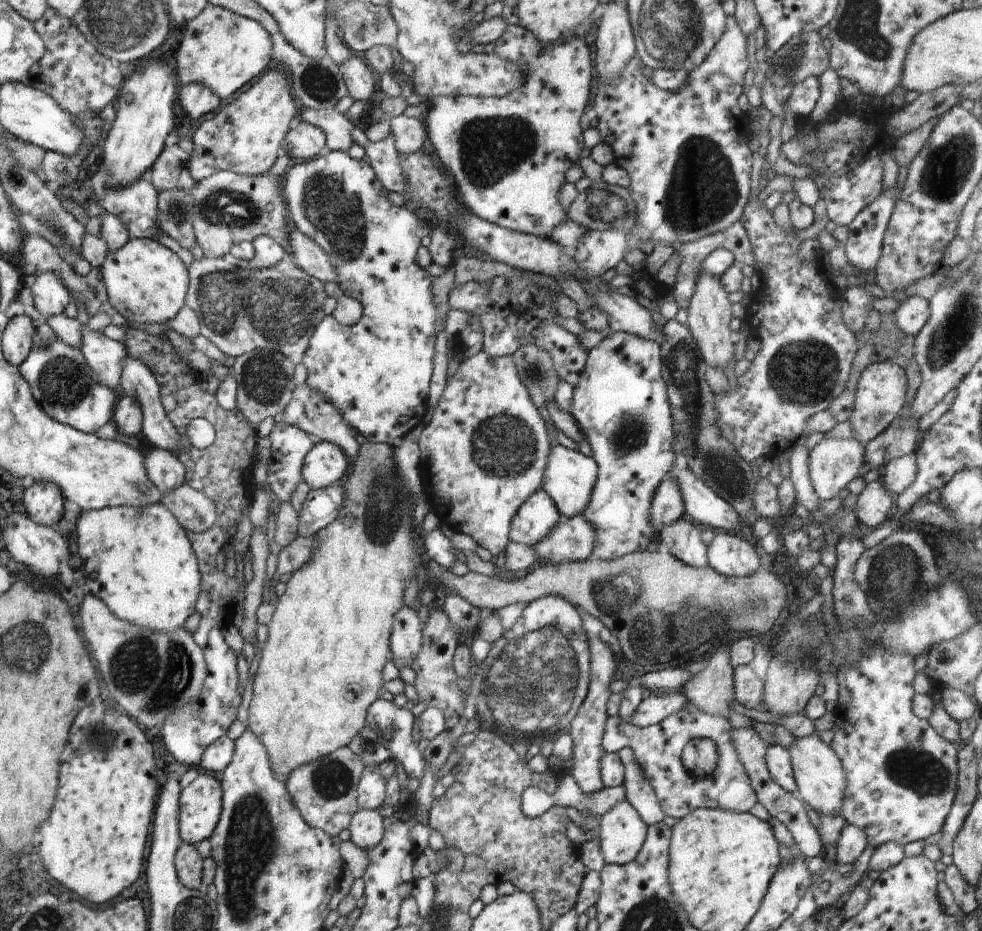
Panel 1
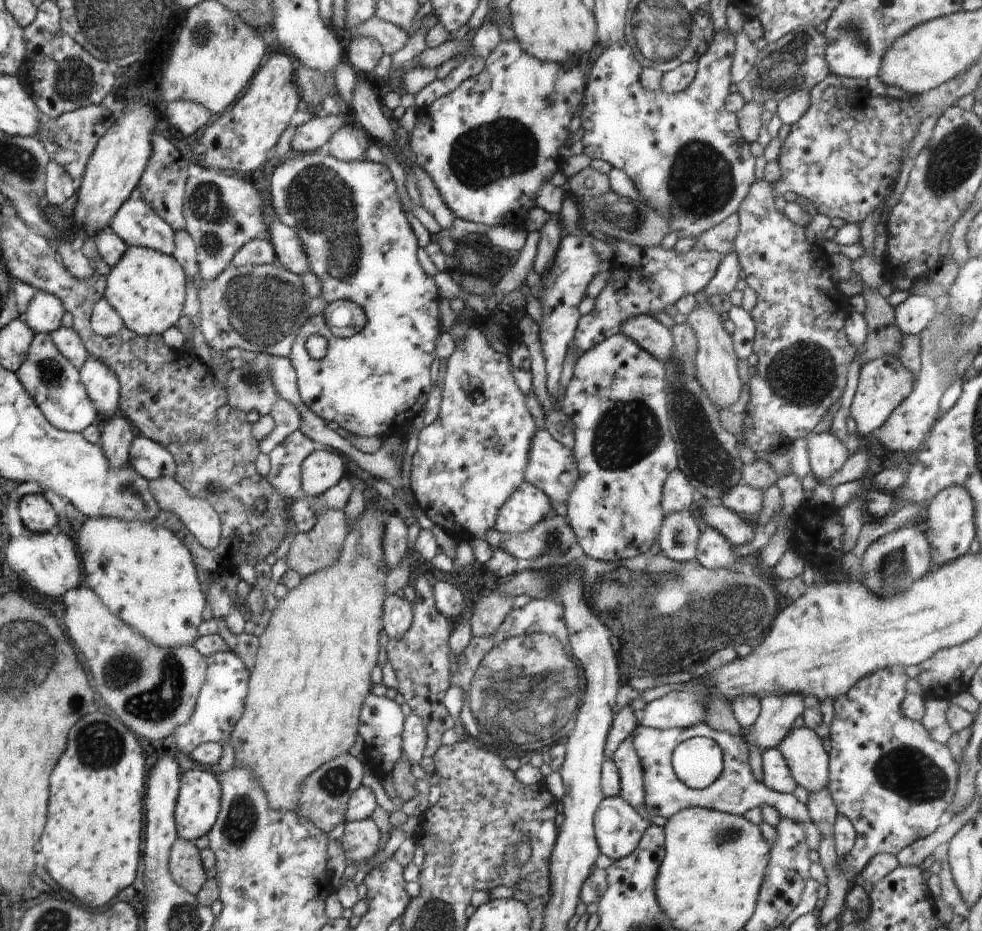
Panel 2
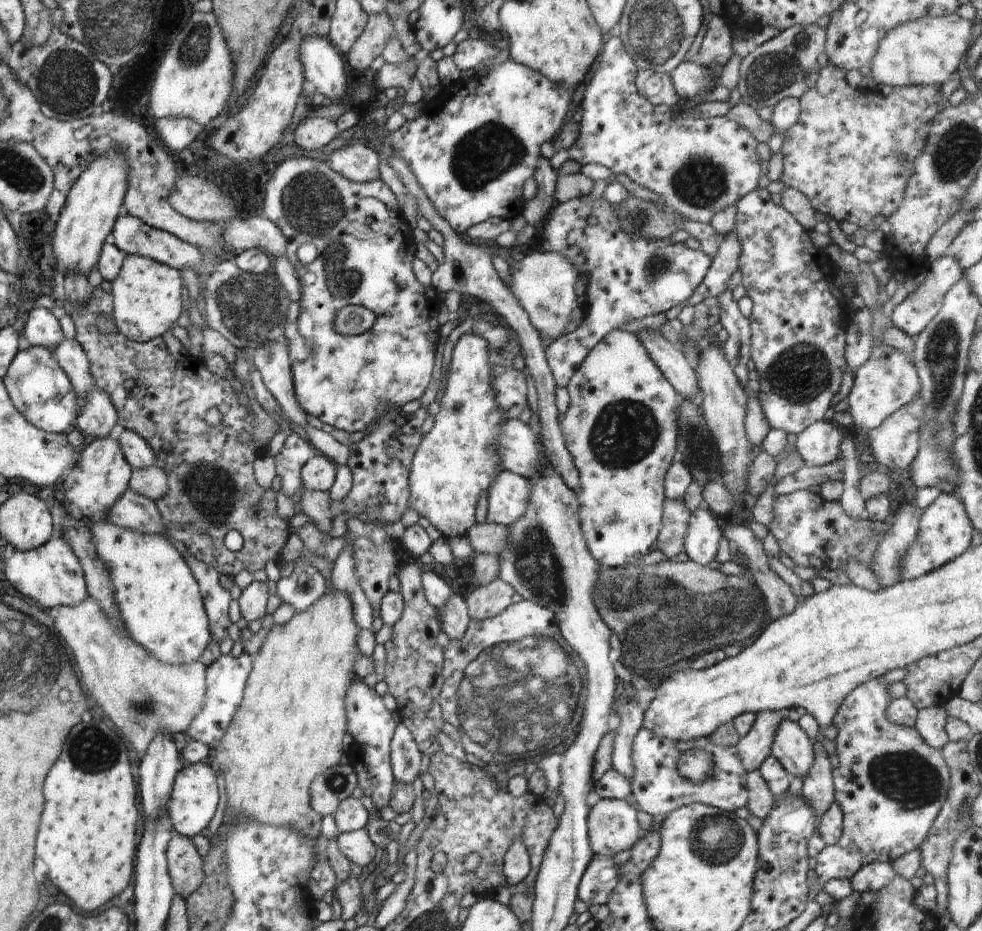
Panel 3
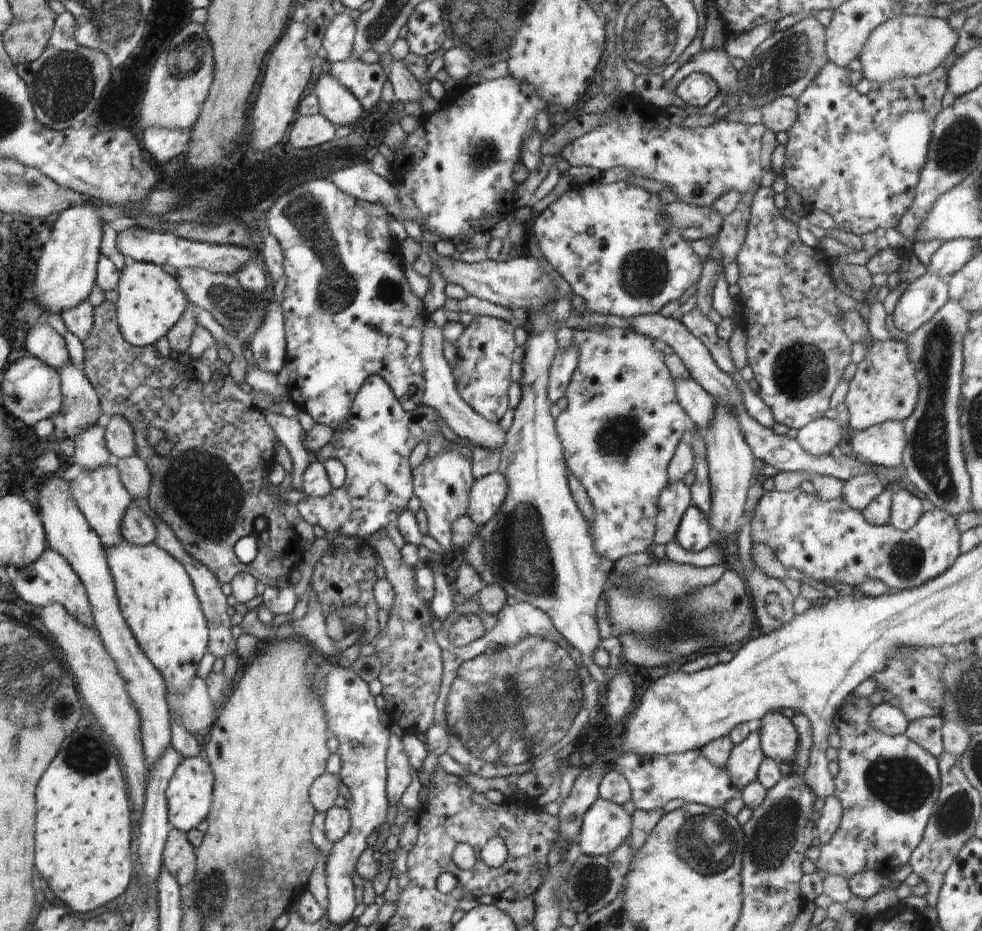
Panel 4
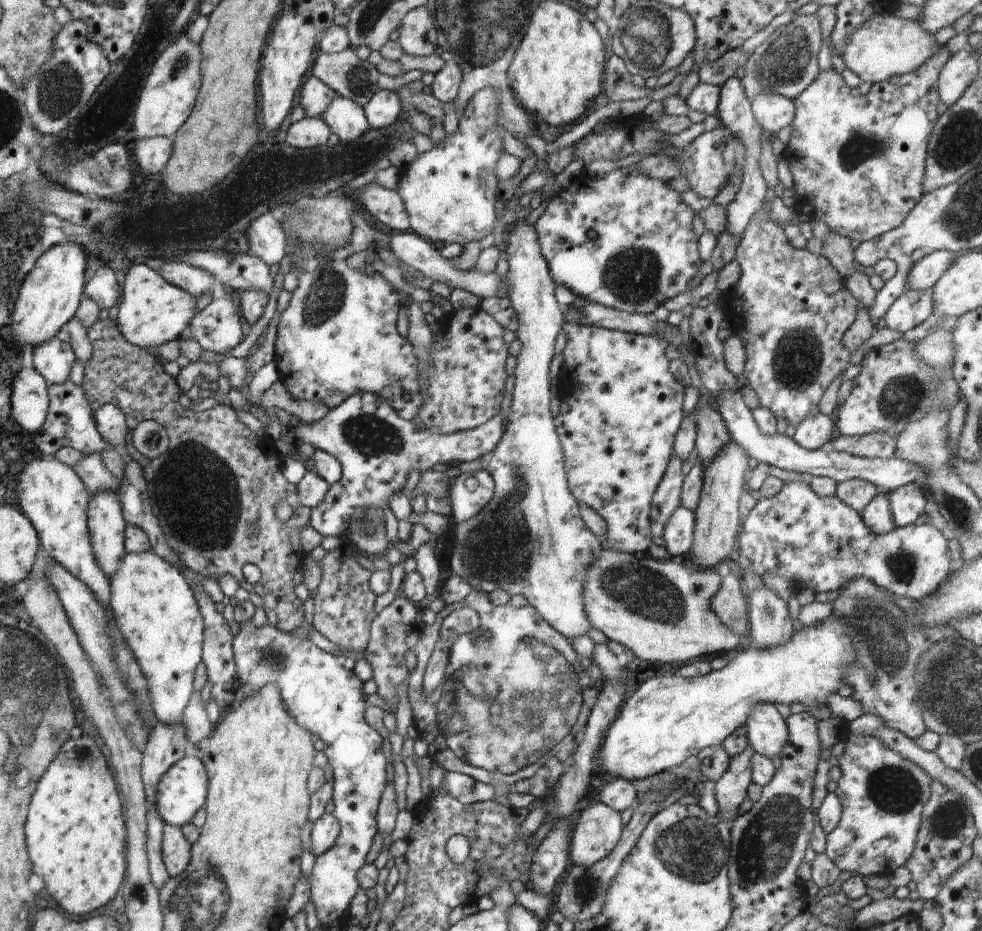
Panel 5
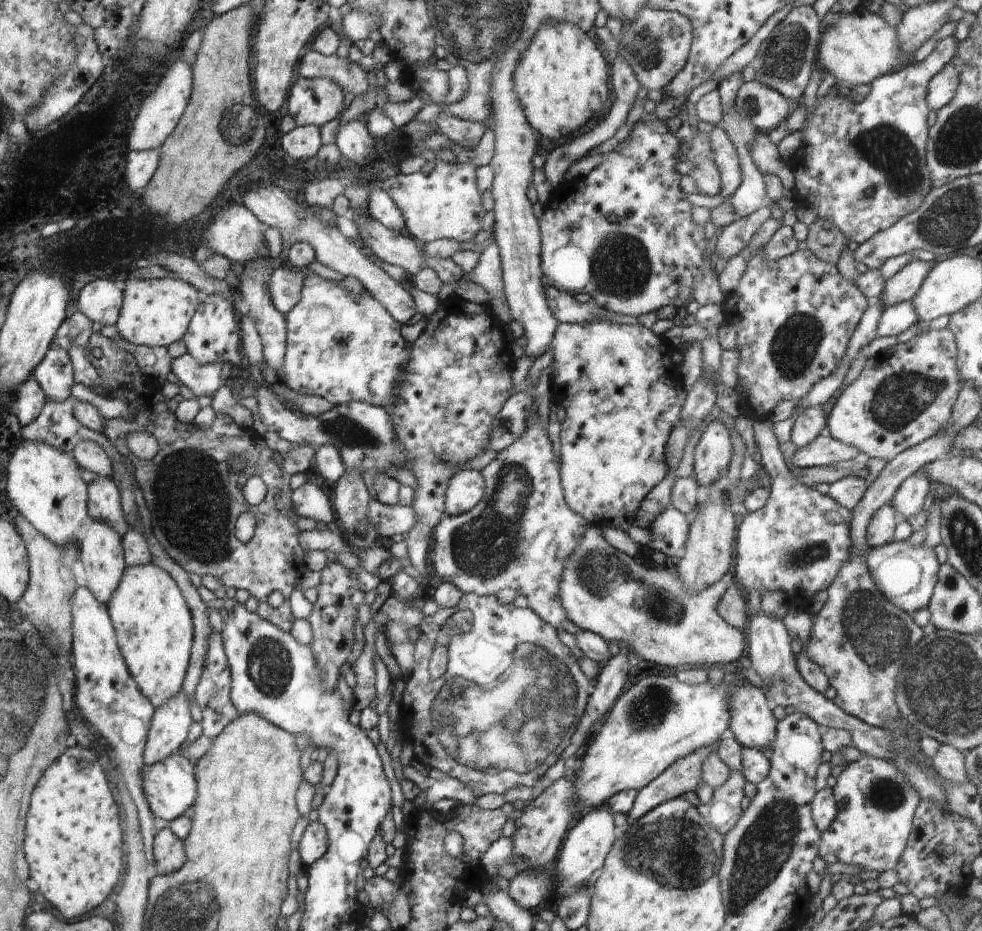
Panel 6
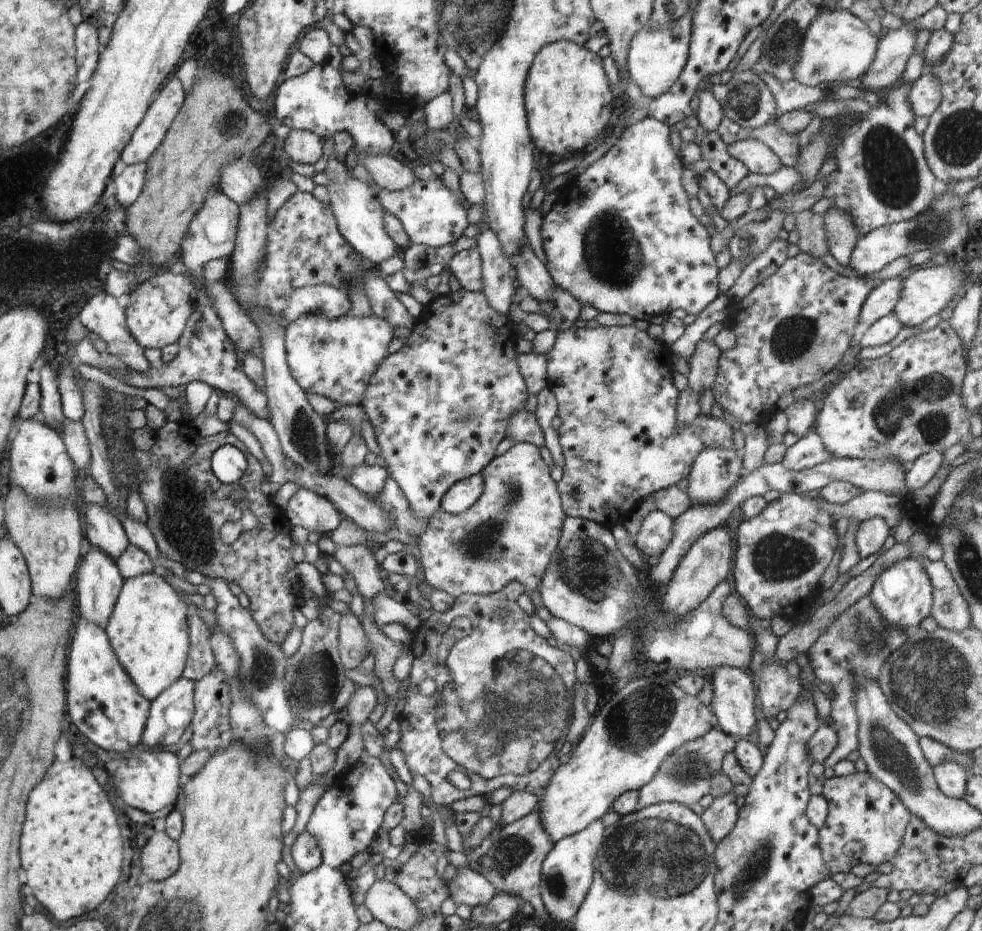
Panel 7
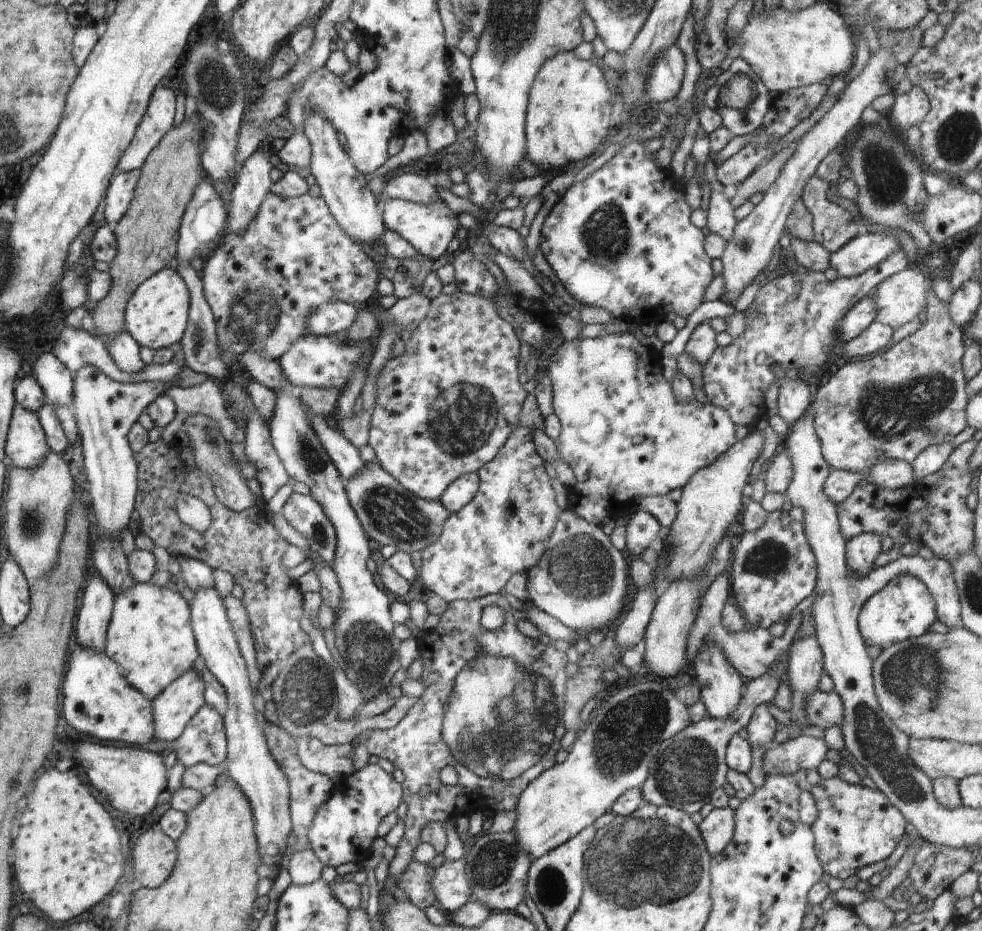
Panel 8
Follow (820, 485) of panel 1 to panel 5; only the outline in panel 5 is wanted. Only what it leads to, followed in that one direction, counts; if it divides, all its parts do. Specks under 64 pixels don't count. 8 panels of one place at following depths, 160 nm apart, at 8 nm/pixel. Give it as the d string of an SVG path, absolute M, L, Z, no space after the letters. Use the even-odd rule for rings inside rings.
M818 413L802 420L792 438L806 450L825 448L833 440L834 425L828 415Z

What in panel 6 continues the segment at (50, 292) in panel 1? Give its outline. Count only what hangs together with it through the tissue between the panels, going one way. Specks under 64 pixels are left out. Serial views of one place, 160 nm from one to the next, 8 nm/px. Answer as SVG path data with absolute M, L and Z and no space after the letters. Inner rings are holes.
M53 346L47 358L36 367L34 379L39 381L50 401L63 403L72 398L70 388L74 384L73 364L66 350Z

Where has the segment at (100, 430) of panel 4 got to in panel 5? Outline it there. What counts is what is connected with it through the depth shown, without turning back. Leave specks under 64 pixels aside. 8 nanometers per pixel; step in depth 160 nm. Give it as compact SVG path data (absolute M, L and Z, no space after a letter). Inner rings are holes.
M99 454L85 455L74 468L88 492L93 494L118 492L120 481L104 466Z

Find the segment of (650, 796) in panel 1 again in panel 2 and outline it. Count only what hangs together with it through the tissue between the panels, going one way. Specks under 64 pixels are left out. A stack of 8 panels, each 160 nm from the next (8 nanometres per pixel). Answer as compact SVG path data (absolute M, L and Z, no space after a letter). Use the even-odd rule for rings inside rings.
M628 737L613 753L613 760L618 766L621 790L620 797L626 800L632 808L644 812L646 806L646 786L641 761L636 755L632 738Z

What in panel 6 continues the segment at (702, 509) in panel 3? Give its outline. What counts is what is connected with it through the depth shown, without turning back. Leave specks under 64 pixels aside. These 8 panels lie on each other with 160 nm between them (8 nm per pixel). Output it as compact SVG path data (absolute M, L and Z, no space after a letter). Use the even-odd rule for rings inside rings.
M668 506L652 521L650 532L651 541L648 545L653 550L677 559L684 552L689 533L687 515Z

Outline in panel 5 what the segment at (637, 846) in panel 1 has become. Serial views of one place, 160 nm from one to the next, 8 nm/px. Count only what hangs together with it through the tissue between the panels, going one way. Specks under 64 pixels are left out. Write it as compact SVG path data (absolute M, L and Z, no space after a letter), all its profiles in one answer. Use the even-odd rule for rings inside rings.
M604 803L594 804L578 813L570 836L572 864L591 867L606 858L618 844L623 828L620 813Z

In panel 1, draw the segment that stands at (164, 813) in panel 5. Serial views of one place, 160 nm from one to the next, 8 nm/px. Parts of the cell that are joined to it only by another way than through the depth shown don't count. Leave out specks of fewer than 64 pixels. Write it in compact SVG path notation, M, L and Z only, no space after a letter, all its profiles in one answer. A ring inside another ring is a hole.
M200 774L180 796L180 837L184 843L198 844L212 836L222 813L221 783Z

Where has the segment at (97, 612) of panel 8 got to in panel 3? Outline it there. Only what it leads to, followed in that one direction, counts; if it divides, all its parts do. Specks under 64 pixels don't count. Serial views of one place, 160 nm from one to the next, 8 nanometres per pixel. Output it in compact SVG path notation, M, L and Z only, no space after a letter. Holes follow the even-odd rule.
M111 436L92 439L79 455L76 466L66 474L59 491L66 496L66 501L74 502L83 517L88 518L91 523L102 522L114 502L129 488L132 471L124 459L118 440Z

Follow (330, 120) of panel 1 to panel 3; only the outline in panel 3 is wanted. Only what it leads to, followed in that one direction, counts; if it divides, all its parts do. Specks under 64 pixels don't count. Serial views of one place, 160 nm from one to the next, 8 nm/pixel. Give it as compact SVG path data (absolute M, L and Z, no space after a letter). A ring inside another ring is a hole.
M353 141L334 150L327 161L334 172L342 174L352 182L372 182L381 178L379 172L381 162L374 150Z

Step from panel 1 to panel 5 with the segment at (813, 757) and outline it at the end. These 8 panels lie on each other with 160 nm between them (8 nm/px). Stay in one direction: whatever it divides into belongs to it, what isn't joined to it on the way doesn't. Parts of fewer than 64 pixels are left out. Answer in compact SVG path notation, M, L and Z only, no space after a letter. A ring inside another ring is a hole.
M754 703L743 727L754 752L771 759L779 756L789 740L787 722L774 704Z

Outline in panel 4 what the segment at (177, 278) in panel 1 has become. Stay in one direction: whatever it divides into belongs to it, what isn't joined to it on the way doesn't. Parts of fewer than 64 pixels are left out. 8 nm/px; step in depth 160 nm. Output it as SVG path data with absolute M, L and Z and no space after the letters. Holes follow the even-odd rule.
M126 262L120 270L117 290L118 300L115 305L119 329L123 337L136 347L155 344L166 336L189 303L178 282L170 274L166 274L162 266L148 262Z

